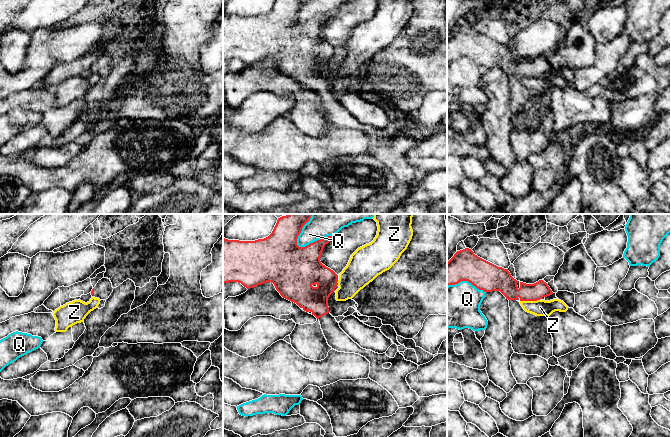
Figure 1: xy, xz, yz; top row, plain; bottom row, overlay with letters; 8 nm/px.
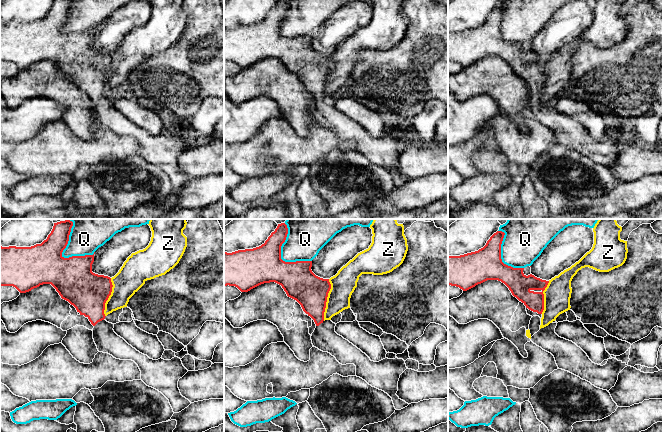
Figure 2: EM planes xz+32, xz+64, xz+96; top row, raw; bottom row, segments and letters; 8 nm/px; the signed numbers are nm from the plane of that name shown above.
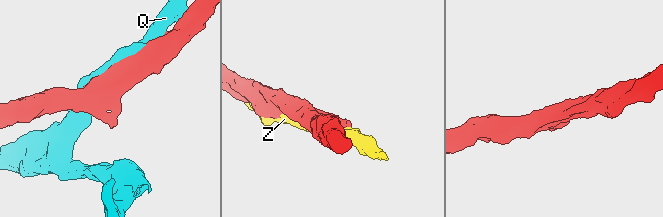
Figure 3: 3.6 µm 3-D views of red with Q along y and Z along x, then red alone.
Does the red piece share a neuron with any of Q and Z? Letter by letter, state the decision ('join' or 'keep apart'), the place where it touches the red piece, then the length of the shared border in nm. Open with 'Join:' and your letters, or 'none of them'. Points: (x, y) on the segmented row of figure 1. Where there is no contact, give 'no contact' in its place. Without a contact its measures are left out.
Join: none of them
Q: keep apart; contact xz (315, 241); length 320 nm
Z: keep apart; contact yz (529, 300); length 160 nm

